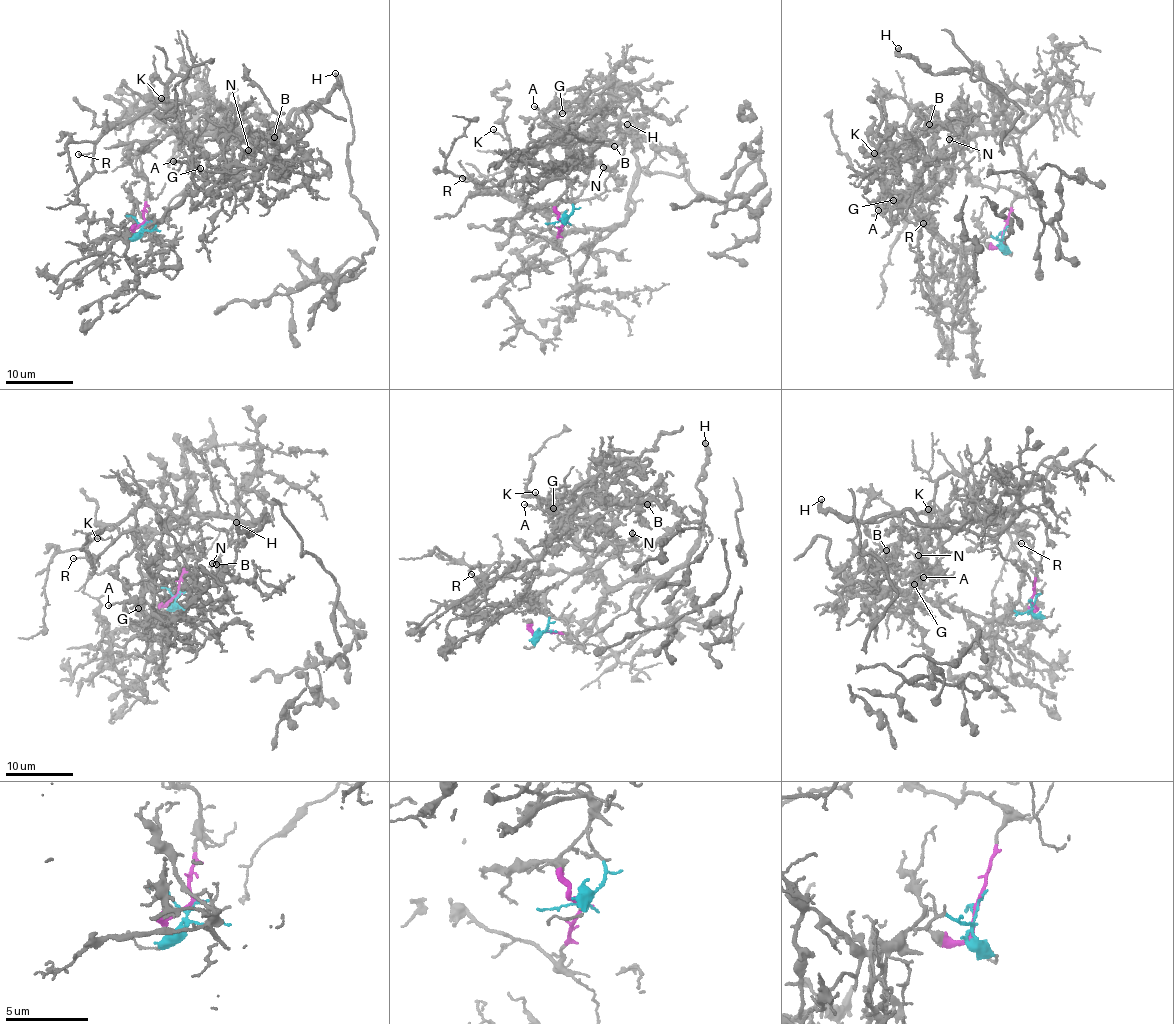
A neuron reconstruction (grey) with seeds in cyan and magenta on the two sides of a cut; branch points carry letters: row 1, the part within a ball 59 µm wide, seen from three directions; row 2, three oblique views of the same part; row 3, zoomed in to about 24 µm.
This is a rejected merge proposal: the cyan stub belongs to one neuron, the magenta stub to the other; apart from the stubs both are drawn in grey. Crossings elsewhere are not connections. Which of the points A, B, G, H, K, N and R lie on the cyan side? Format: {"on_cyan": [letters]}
{"on_cyan": ["A", "B", "G", "N"]}

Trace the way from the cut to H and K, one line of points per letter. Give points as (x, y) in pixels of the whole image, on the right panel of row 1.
H: (1003, 231), (1013, 194), (982, 185), (964, 160), (966, 141), (1005, 107), (985, 80), (924, 71), (898, 47)
K: (1003, 231), (1013, 194), (975, 179), (963, 161), (958, 129), (924, 107), (914, 109), (906, 134), (874, 154)

